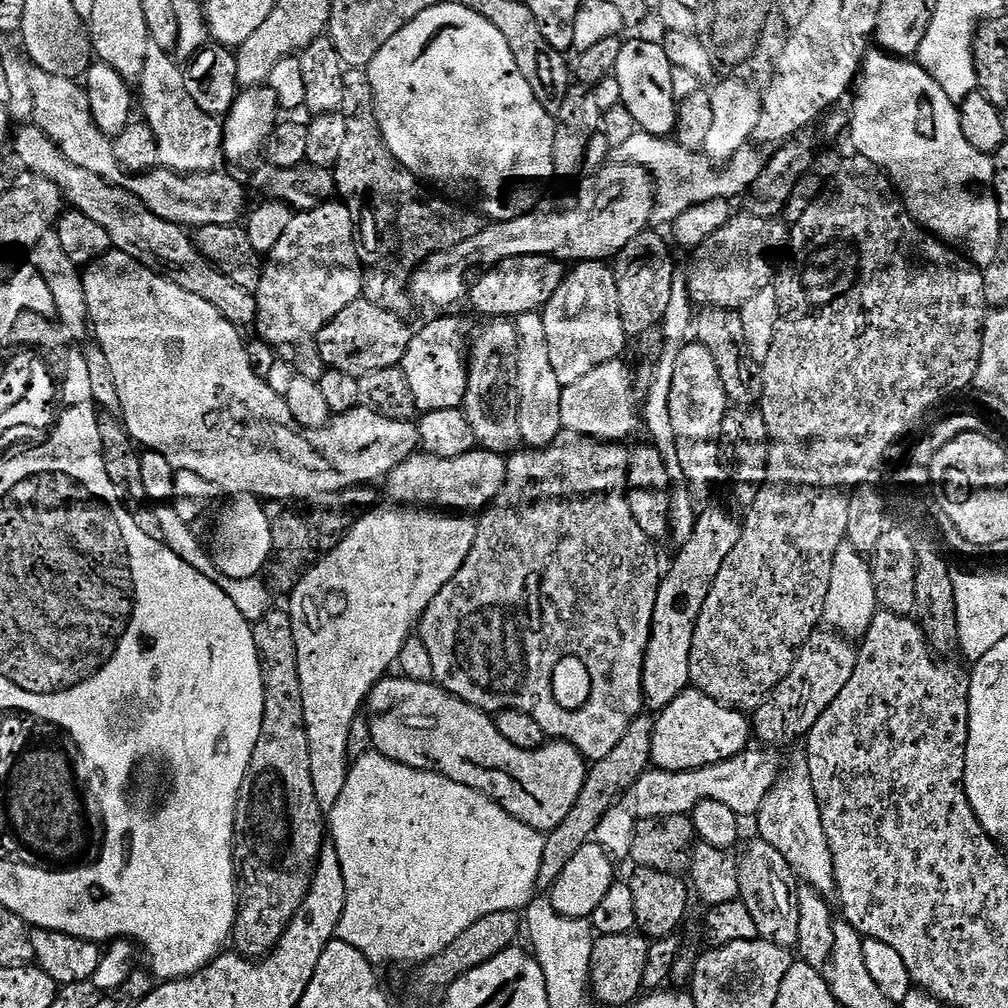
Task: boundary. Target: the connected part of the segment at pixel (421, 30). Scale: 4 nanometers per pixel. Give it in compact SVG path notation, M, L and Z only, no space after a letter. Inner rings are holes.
M441 2L438 6L430 6L430 10L422 10L422 14L418 14L418 18L414 18L414 22L402 26L402 30L398 30L398 34L394 34L394 38L390 38L390 42L386 42L386 46L382 46L382 50L378 50L378 54L374 54L366 71L370 78L372 106L376 109L376 121L380 127L380 133L384 135L386 146L392 151L396 161L407 172L414 173L421 181L427 182L429 185L437 184L438 187L445 188L445 190L440 190L457 201L471 202L481 217L492 222L513 220L537 207L536 195L540 192L540 184L544 184L548 179L556 176L554 170L556 122L553 113L547 112L542 106L542 102L538 102L538 98L534 98L534 90L530 90L530 82L526 82L526 78L522 78L522 70L518 70L518 62L514 62L514 54L510 50L506 38L502 38L498 26L494 26L489 20L482 18L482 14L462 6L459 2L452 2L452 4Z

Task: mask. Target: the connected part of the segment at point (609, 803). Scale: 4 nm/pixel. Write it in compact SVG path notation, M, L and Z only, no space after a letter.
M641 714L630 722L626 734L606 754L606 758L595 761L589 767L588 777L582 786L582 794L578 796L578 802L574 802L574 810L566 816L566 822L558 826L552 832L544 836L544 849L542 850L542 866L538 866L536 875L536 892L542 894L551 893L553 886L562 878L562 870L566 870L567 864L574 859L574 854L582 850L595 837L598 830L598 822L606 818L611 808L617 807L624 795L629 795L640 778L647 772L652 764L652 751L654 750L655 719L651 715Z

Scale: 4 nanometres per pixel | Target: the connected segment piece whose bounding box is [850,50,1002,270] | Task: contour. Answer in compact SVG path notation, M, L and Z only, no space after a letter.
M872 50L865 56L854 85L854 96L855 92L856 101L850 111L850 133L852 144L856 147L853 149L884 170L900 193L906 210L924 231L959 250L977 268L983 270L990 266L998 251L998 234L1002 227L992 191L992 156L974 150L974 146L966 142L958 105L946 98L942 86L938 86L938 82L934 82L934 78L930 78L928 71L920 67L919 63L883 50Z

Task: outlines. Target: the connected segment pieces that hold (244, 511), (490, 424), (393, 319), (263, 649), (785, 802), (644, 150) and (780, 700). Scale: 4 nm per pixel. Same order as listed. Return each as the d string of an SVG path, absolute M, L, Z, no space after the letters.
M236 494L220 512L216 520L216 533L210 543L212 561L226 574L226 578L259 577L260 571L265 571L266 565L271 561L272 550L272 521L266 518L264 504L255 496Z
M496 318L485 324L488 325L470 344L468 385L462 411L474 430L477 445L483 451L511 454L522 444L522 430L518 422L518 330L508 318Z
M366 298L356 300L350 306L346 306L346 310L338 314L338 318L334 318L314 337L318 350L322 353L322 362L326 362L328 369L342 370L342 374L359 377L374 374L374 370L386 370L403 365L404 355L410 346L413 333L413 329L408 328L404 319L403 315L374 306Z
M287 611L267 612L257 624L253 624L252 642L260 659L260 671L264 674L264 717L246 778L240 787L240 797L236 799L234 867L238 903L231 943L236 944L235 951L241 956L263 958L279 946L284 931L312 888L320 851L326 846L326 810L318 802L318 794L314 794L312 755L302 706L302 682L298 678L298 646L294 642L292 620Z
M803 759L796 760L792 764L792 769L787 769L786 774L781 775L776 784L766 794L765 801L754 816L759 839L765 840L786 862L790 862L792 871L796 873L801 881L808 882L816 880L819 876L826 878L834 877L834 858L830 854L830 846L826 842L826 830L822 826L822 810L818 806L818 798L814 794L814 786L808 777L808 766Z
M638 130L634 138L629 138L622 147L615 149L615 159L621 164L637 164L652 175L656 186L656 201L652 211L652 224L675 225L676 220L699 204L711 200L735 201L735 196L743 197L752 189L753 182L766 166L769 153L755 143L748 143L732 160L723 165L719 172L717 165L709 160L703 152L691 152L676 143L675 139L655 136L649 132Z
M835 630L813 632L800 655L796 657L790 674L786 674L784 681L772 691L771 696L765 699L764 705L755 709L750 720L755 739L757 736L762 742L761 745L772 746L768 744L784 744L787 740L798 739L799 736L800 739L807 737L808 731L814 726L814 722L818 722L818 718L822 718L822 714L826 714L830 702L834 702L834 698L838 698L838 694L842 694L846 682L850 682L850 678L854 675L854 666L857 662L858 648L849 637Z

